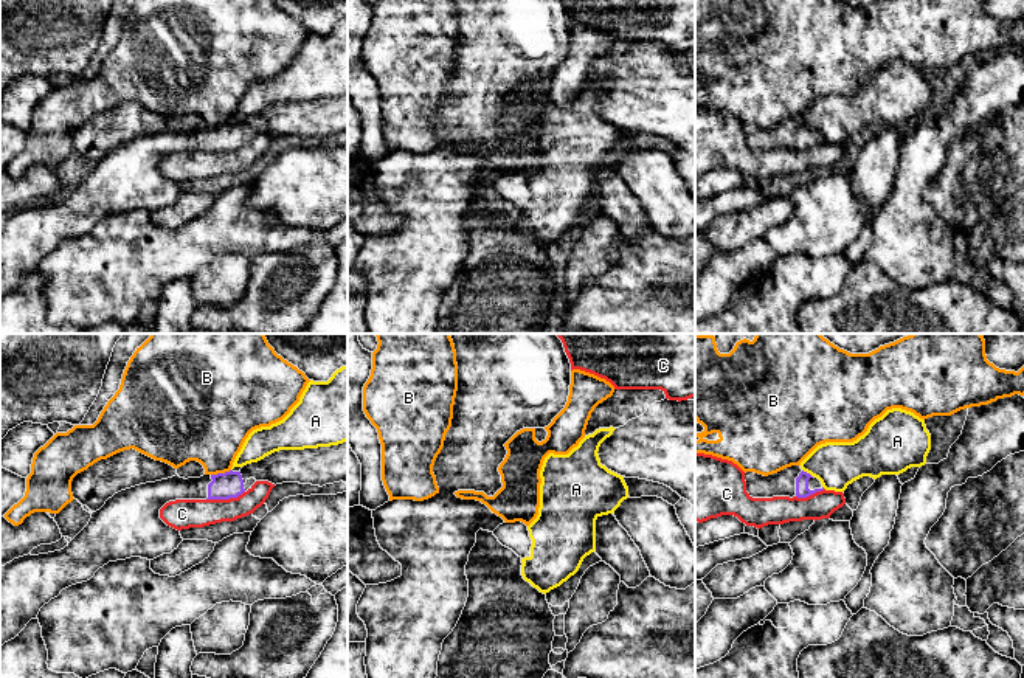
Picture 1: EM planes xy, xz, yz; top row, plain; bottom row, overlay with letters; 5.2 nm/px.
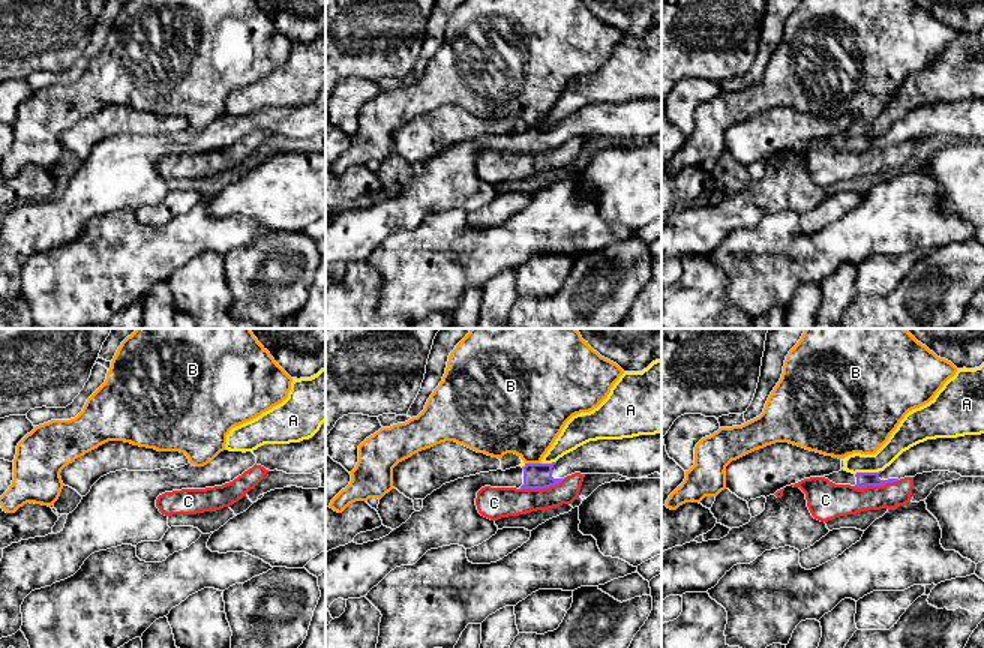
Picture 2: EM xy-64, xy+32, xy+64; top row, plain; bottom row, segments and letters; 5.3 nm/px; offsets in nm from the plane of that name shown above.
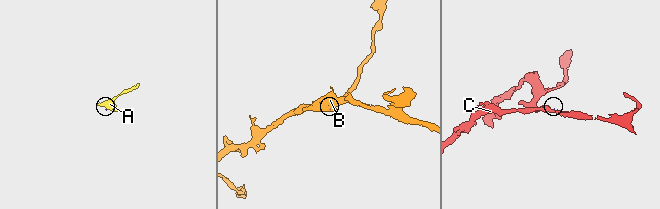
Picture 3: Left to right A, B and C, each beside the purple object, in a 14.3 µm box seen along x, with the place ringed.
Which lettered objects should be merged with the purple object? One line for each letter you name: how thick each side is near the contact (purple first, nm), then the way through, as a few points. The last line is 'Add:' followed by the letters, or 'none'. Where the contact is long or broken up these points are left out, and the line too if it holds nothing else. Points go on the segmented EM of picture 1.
Add: none

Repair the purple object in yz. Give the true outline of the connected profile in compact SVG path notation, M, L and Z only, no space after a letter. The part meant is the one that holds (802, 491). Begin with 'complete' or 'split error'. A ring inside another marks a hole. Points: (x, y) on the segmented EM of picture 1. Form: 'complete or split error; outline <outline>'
split error; outline M801 465L787 467L777 473L763 476L754 472L745 473L746 492L752 498L797 496L807 498L824 490L821 481L804 472Z

